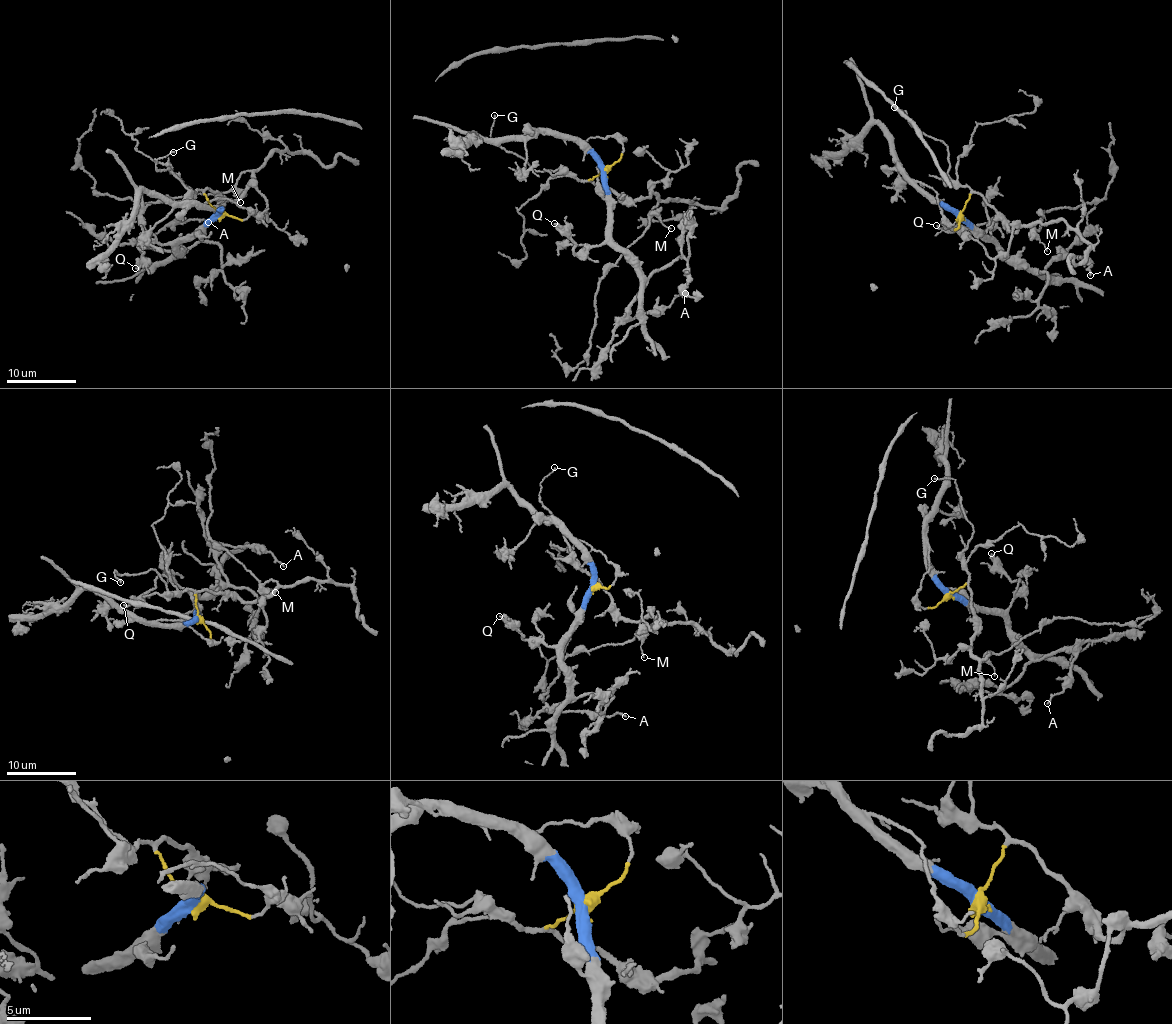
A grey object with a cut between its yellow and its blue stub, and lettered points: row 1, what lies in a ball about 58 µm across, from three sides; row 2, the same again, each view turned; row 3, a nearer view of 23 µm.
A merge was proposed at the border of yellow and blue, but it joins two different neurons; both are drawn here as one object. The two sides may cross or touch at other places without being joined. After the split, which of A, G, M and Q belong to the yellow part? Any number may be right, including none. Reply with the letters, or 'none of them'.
G, M

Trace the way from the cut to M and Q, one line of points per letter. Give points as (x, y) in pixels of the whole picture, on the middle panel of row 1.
M: (604, 170), (591, 182), (633, 199), (654, 194), (658, 200), (650, 213), (671, 228)
Q: (604, 170), (606, 188), (612, 206), (603, 242), (574, 254), (575, 241), (553, 223)

